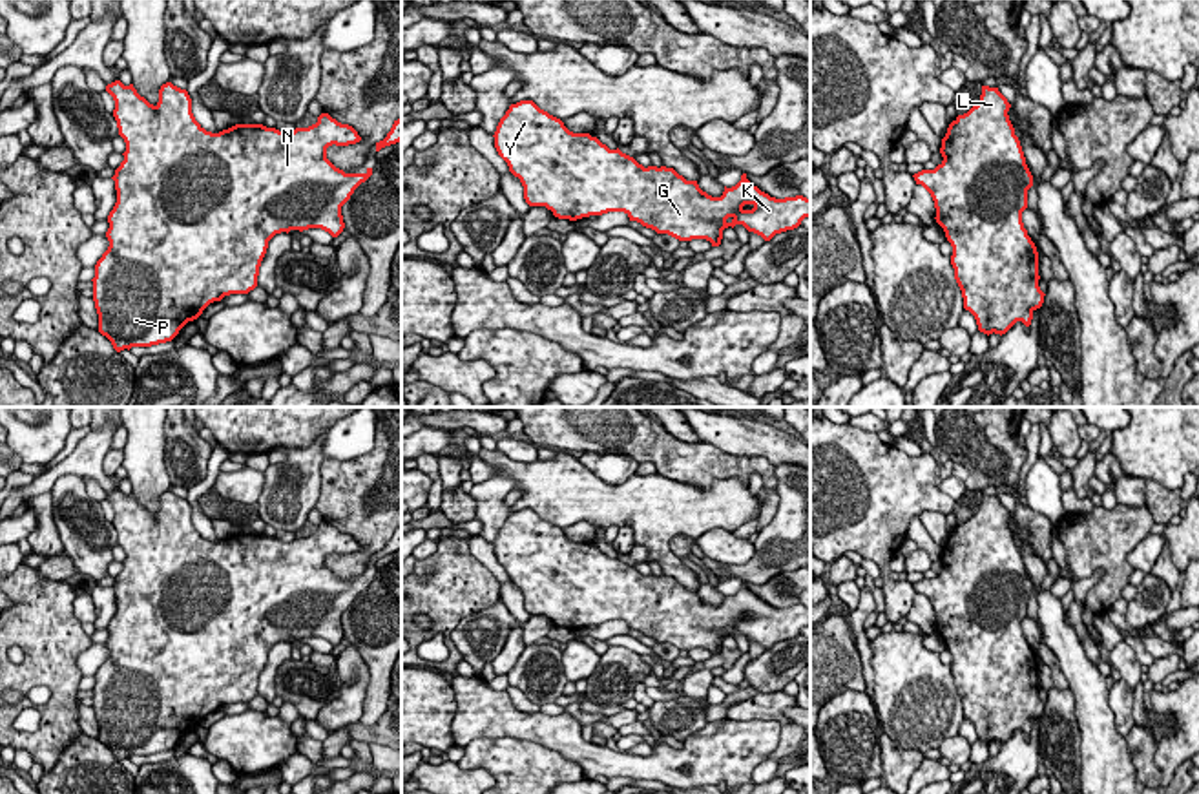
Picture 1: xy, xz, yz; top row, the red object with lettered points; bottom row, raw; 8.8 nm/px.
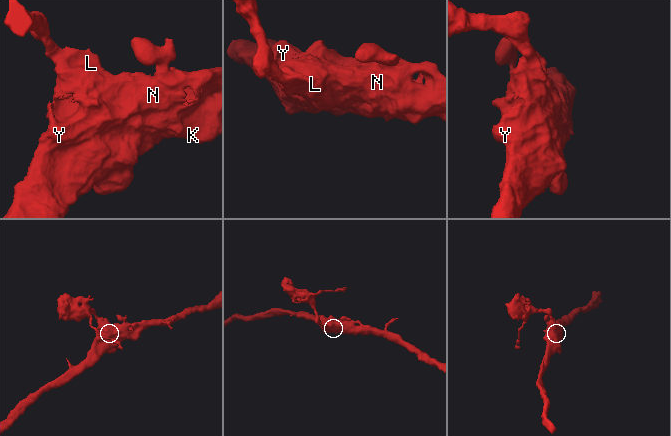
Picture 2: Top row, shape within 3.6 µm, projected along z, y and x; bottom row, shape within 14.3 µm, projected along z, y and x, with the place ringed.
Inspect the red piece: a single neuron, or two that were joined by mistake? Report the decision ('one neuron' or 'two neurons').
one neuron

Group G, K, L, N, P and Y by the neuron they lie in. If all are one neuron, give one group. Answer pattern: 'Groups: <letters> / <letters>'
Groups: G K L N P Y

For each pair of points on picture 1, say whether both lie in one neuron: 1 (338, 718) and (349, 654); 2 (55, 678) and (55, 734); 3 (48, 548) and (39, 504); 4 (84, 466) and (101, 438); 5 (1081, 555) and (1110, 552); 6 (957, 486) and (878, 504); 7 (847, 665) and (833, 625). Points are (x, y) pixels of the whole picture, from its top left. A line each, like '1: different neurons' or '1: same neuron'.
1: same neuron
2: same neuron
3: same neuron
4: same neuron
5: same neuron
6: different neurons
7: same neuron

